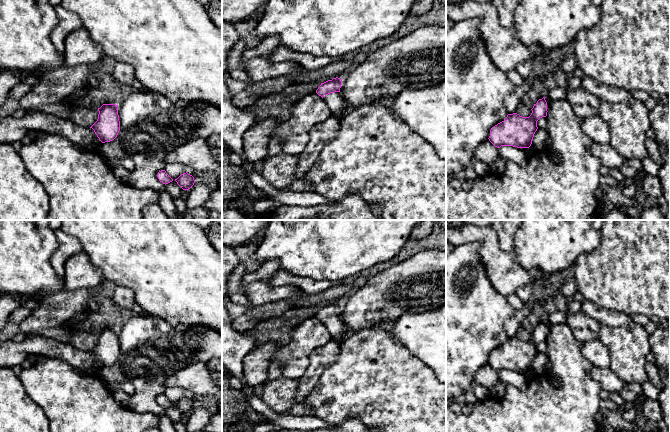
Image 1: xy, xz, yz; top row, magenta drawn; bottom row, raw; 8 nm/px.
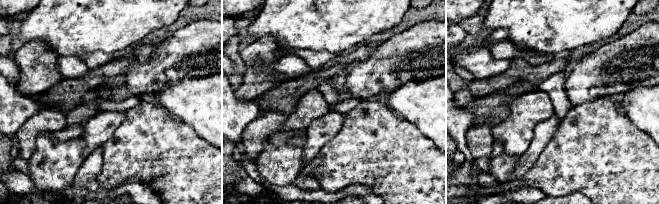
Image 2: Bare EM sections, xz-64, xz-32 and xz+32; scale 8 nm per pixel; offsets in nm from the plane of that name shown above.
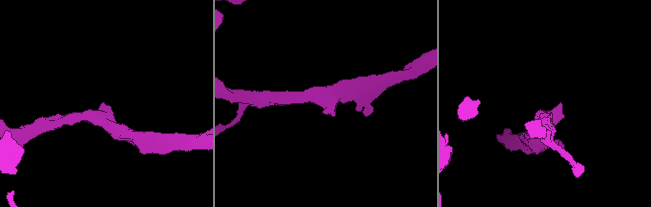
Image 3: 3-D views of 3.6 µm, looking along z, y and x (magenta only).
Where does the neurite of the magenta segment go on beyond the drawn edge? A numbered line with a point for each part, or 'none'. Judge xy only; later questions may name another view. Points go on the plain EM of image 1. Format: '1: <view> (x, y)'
none

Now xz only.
1: xz (335, 326)

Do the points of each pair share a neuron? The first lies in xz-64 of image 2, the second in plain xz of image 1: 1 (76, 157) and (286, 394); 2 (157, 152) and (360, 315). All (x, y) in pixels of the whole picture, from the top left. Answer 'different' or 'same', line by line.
1: same
2: different

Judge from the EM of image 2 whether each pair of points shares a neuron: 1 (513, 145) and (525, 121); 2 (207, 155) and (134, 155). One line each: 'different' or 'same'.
1: same
2: same

